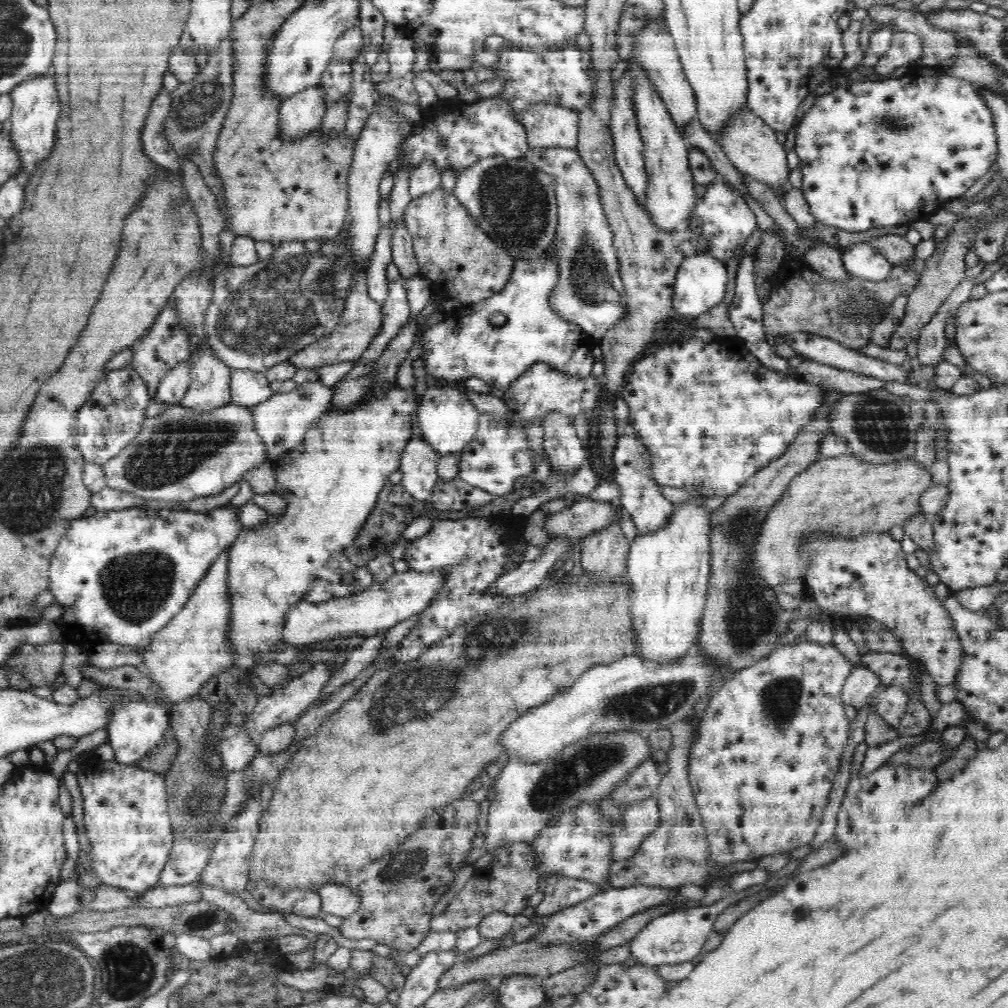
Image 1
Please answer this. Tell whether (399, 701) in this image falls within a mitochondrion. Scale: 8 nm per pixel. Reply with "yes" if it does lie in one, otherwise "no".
yes

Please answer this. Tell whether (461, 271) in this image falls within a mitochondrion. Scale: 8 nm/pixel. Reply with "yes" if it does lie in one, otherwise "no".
no

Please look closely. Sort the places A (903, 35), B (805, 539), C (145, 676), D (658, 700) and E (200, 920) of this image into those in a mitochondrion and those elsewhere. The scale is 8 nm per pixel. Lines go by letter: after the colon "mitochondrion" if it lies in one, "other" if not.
A: other
B: other
C: other
D: mitochondrion
E: mitochondrion

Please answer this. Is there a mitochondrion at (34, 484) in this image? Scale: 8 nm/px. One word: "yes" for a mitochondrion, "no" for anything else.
yes

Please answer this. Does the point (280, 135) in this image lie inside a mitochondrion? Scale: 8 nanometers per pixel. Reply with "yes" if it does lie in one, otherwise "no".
no

